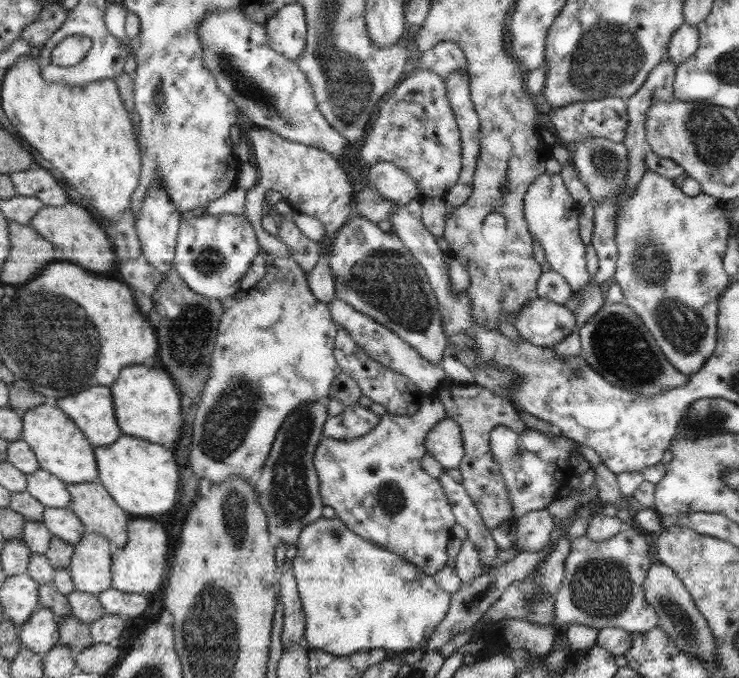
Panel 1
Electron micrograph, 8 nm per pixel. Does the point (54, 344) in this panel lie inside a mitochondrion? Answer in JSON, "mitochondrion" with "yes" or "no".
{"mitochondrion":"yes"}

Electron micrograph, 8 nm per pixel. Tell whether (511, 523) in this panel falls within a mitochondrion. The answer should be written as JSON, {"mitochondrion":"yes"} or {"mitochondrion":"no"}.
{"mitochondrion":"no"}

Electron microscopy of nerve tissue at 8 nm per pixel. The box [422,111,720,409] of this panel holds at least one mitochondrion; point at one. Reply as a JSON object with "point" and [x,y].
{"point":[678,326]}

